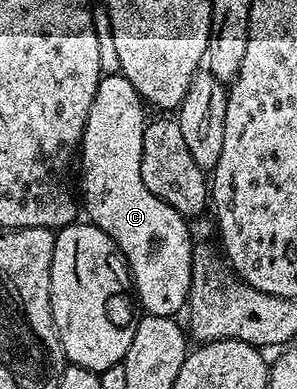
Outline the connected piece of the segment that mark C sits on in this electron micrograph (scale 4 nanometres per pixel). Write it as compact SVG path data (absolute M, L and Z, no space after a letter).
M124 74L101 77L78 151L78 194L87 221L106 232L124 255L143 313L171 318L179 315L188 301L194 239L184 215L142 184L143 109L140 94Z

